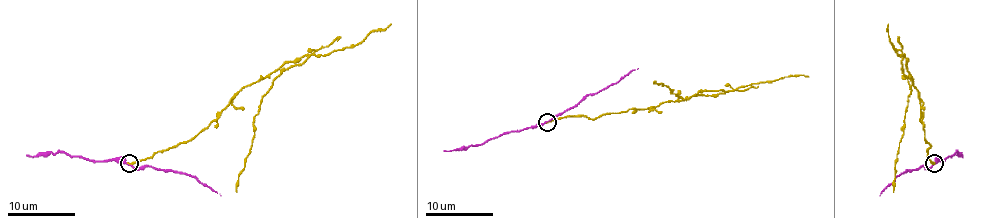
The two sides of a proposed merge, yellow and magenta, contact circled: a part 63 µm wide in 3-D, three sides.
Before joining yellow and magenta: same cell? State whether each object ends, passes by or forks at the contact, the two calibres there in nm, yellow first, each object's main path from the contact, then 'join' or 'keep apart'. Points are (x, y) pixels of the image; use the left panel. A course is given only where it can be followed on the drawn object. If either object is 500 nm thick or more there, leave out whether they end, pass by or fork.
yellow ends there; magenta passes by; 200 nm thick on the yellow side, 160 nm on the other; yellow runs (129, 163), (193, 139), (238, 92), (279, 68), (281, 73), (262, 97), (254, 117), (252, 146), (235, 191); magenta runs (129, 164), (181, 171), (195, 176), (220, 195); keep apart

